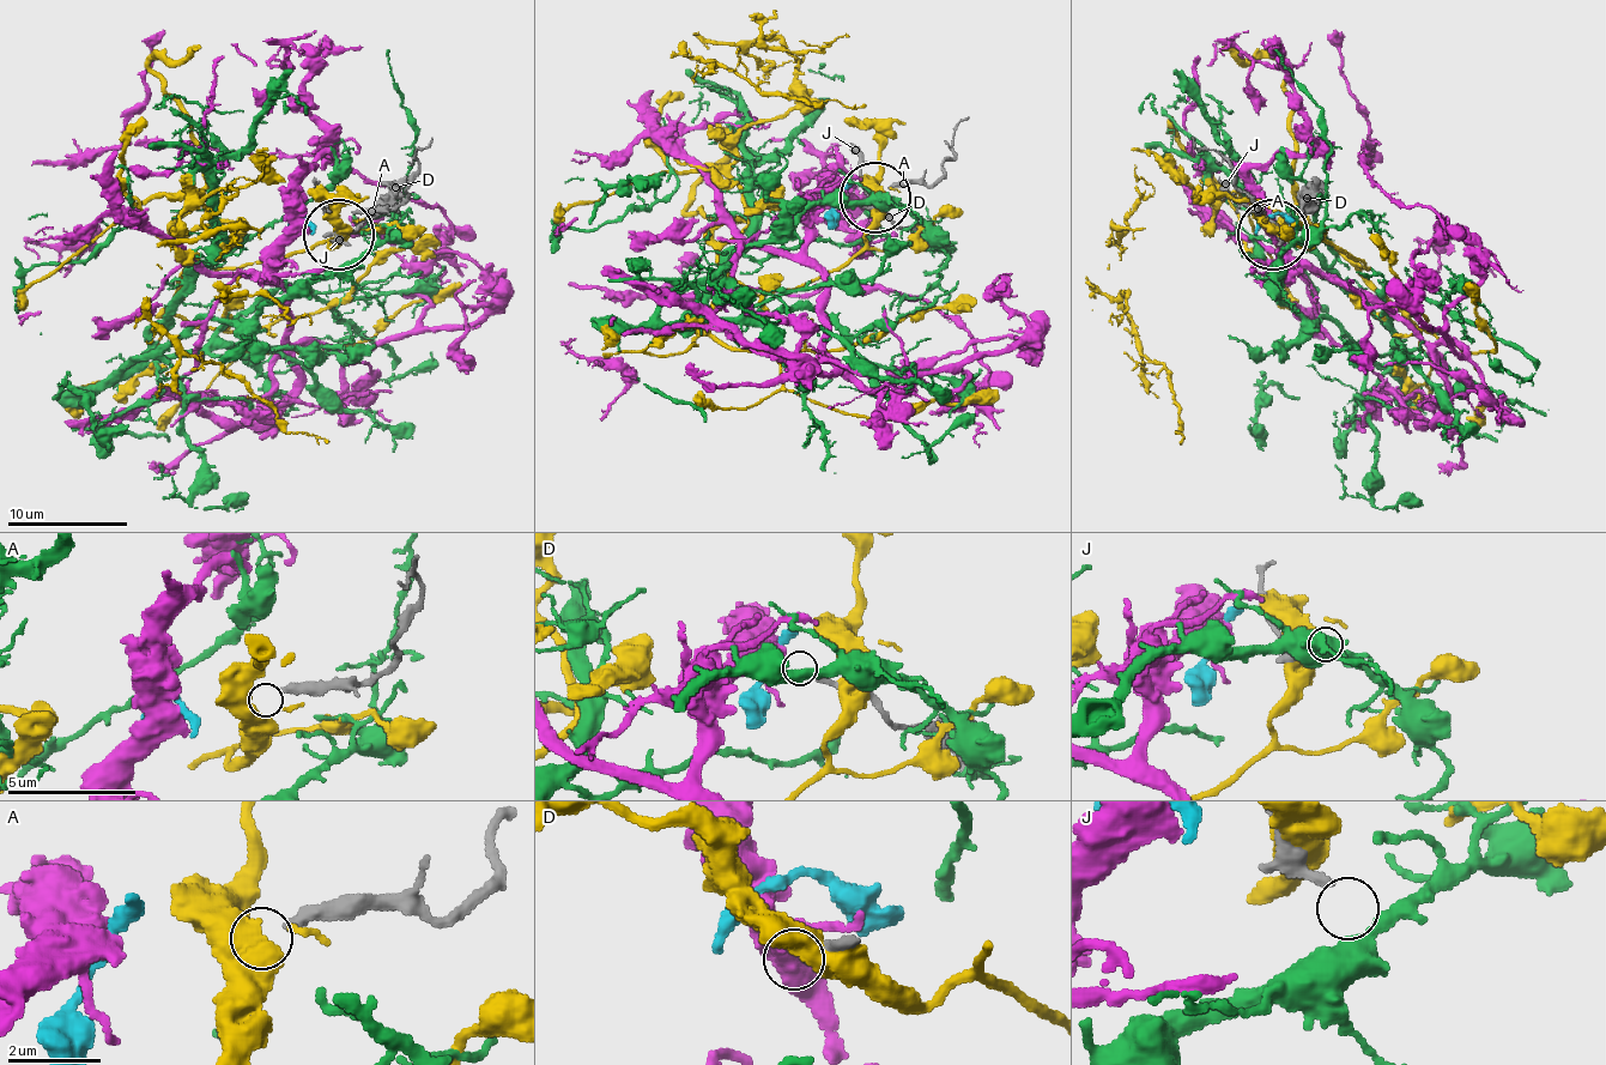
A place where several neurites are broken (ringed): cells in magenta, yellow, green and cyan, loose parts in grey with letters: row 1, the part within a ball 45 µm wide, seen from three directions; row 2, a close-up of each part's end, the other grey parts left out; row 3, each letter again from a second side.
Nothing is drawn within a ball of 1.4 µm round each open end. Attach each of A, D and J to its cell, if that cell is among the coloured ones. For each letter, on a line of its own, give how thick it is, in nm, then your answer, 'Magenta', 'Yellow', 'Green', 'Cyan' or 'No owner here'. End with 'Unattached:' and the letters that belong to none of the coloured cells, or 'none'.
A: Thickness 320 nm. No owner here
D: Thickness 260 nm. Magenta
J: Thickness 200 nm. Green
Unattached: A

